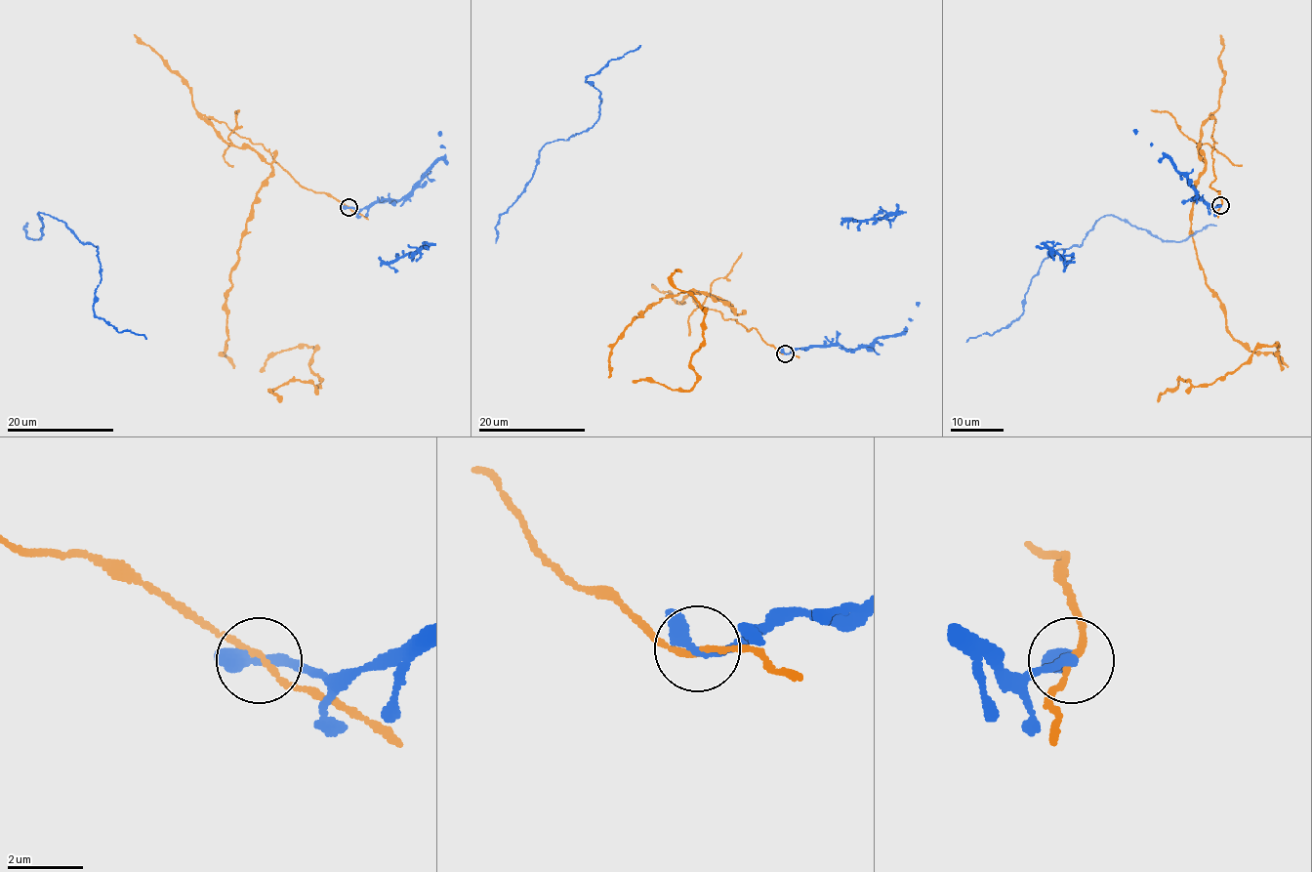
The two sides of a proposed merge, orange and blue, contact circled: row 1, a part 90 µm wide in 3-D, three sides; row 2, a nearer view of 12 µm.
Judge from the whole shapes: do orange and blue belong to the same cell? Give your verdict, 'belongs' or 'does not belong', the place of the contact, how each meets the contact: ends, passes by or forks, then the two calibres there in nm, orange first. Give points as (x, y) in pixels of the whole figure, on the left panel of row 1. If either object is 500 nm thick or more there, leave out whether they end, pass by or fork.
does not belong; place (348, 207); orange passes by; blue passes by; calibres 150 and 320 nm

